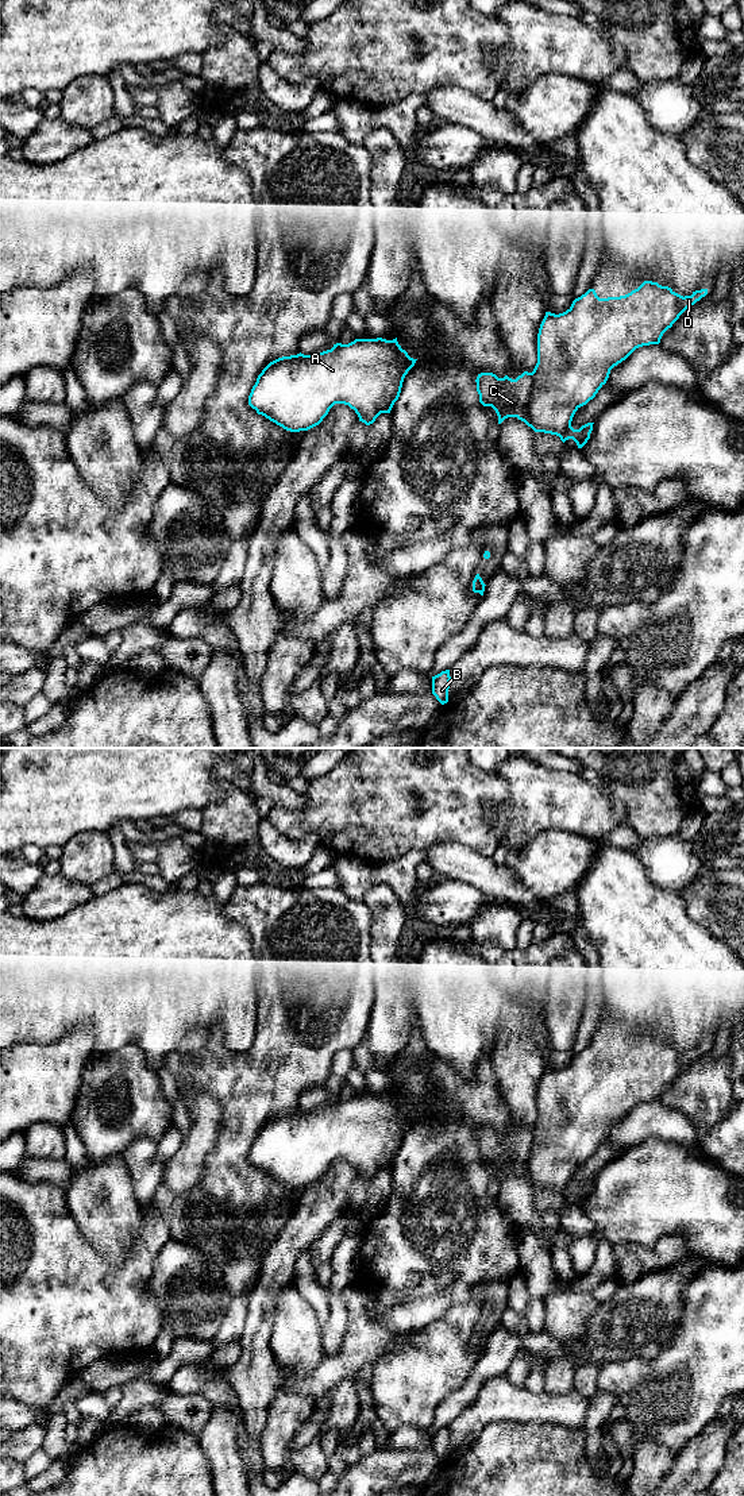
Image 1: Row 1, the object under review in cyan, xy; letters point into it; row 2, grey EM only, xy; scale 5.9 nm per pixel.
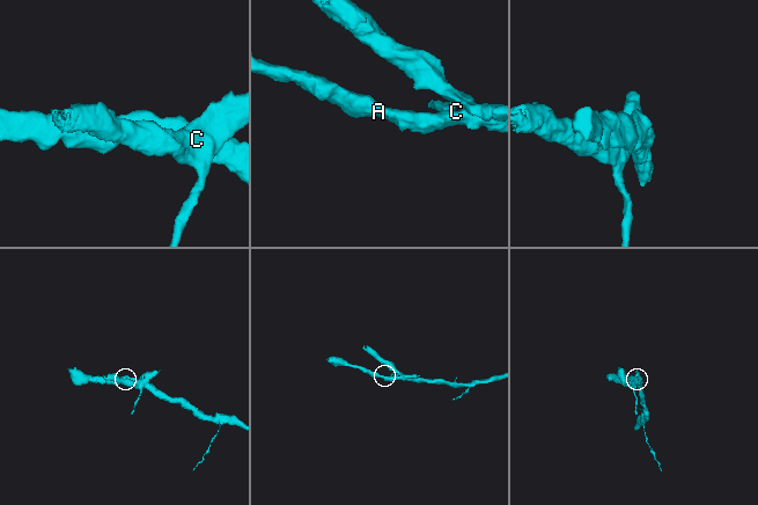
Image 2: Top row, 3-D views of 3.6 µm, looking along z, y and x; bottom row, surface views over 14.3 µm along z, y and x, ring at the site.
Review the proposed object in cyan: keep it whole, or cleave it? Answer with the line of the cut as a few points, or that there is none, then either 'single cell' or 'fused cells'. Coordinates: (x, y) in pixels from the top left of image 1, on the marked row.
cut in xy along (529, 373), (532, 393), (527, 405), (527, 416), (532, 427); fused cells

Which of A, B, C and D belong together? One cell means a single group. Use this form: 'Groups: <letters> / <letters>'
Groups: A C / B D

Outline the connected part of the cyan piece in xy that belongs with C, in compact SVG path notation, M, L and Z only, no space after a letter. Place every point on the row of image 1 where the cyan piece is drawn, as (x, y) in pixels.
M524 371L516 379L512 379L508 375L498 378L493 373L481 373L475 382L479 402L483 406L491 406L496 410L498 424L508 417L517 417L532 428L527 415L527 405L533 392L531 373Z

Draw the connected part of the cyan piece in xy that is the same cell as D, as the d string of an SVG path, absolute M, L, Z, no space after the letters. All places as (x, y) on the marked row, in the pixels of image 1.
M644 281L620 297L600 298L589 289L566 312L546 312L537 333L537 363L531 373L533 392L527 405L532 429L558 436L575 412L595 397L614 366L639 347L659 344L679 316L706 294L708 289L701 289L683 297L668 286Z

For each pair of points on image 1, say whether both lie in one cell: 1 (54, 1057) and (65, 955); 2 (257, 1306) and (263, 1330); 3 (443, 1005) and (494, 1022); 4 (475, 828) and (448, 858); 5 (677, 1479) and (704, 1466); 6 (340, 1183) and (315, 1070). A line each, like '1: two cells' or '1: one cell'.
1: two cells
2: one cell
3: one cell
4: two cells
5: one cell
6: two cells

